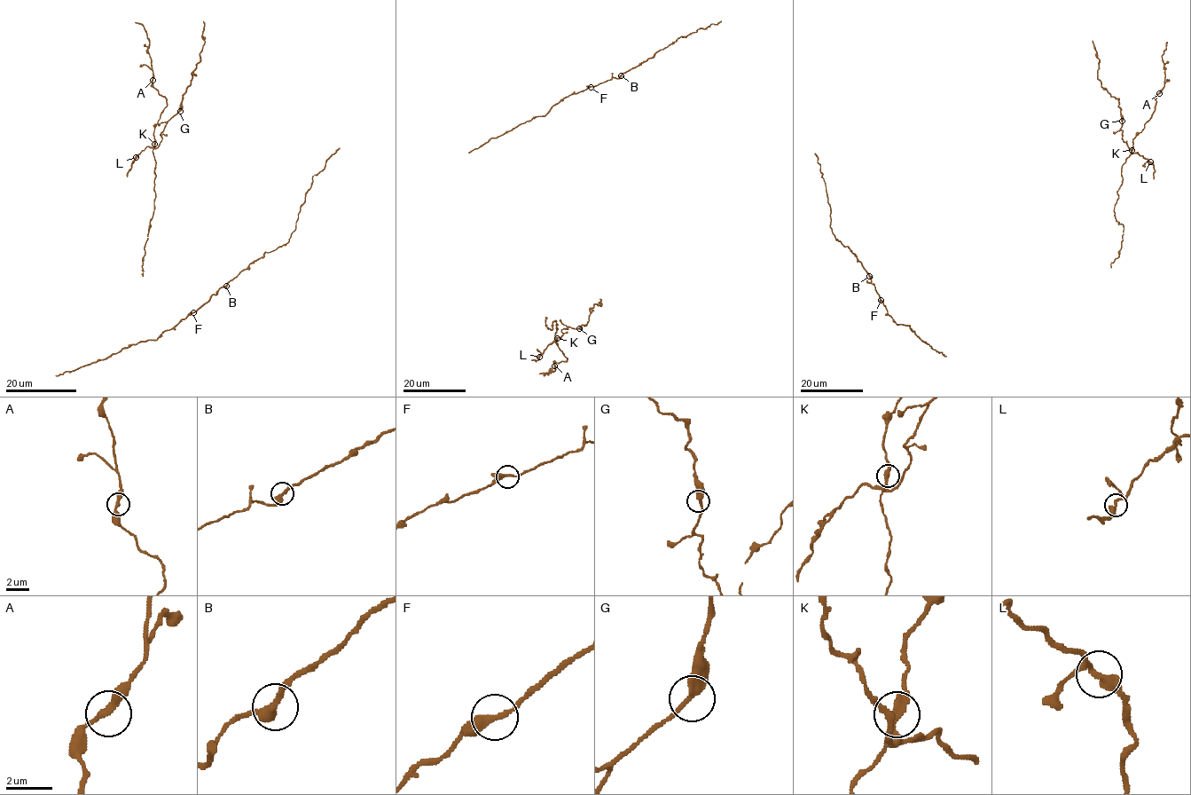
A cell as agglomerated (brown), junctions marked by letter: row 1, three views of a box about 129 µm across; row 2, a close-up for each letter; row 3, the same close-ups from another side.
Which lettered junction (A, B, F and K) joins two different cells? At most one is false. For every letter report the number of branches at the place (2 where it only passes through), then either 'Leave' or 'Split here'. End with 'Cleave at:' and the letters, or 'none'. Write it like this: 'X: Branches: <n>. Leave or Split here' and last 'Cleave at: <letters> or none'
A: Branches: 2. Leave
B: Branches: 2. Leave
F: Branches: 2. Leave
K: Branches: 2. Split here
Cleave at: K

